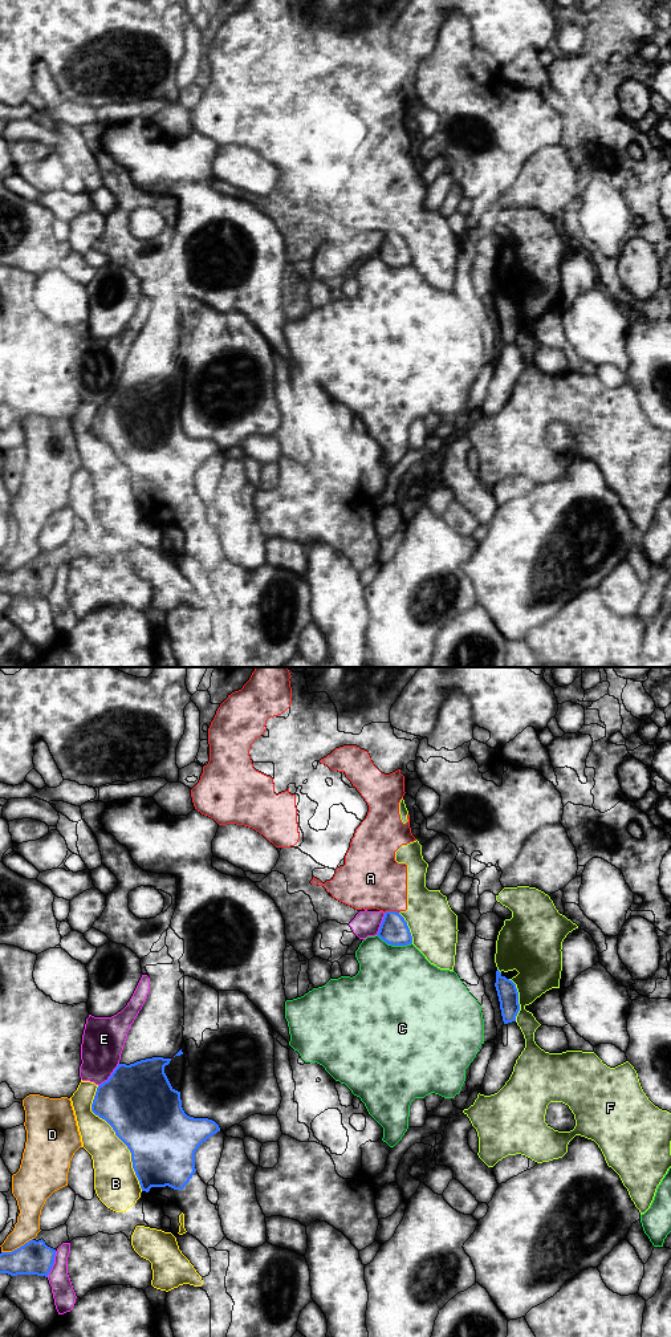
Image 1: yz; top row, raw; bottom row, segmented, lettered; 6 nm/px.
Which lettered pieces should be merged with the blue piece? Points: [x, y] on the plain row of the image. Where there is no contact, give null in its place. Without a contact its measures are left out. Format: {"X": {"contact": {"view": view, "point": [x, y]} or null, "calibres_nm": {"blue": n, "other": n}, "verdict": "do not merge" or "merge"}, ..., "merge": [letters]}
{"A": {"contact": {"view": "yz", "point": [391, 232]}, "calibres_nm": {"blue": 170, "other": 360}, "verdict": "do not merge"}, "B": {"contact": {"view": "yz", "point": [117, 456]}, "calibres_nm": {"blue": 440, "other": 260}, "verdict": "do not merge"}, "C": {"contact": {"view": "yz", "point": [394, 265]}, "calibres_nm": {"blue": 170, "other": 480}, "verdict": "do not merge"}, "D": {"contact": {"view": "yz", "point": [17, 569]}, "calibres_nm": {"blue": 200, "other": 140}, "verdict": "do not merge"}, "E": {"contact": {"view": "yz", "point": [110, 397]}, "calibres_nm": {"blue": 440, "other": 260}, "verdict": "do not merge"}, "F": {"contact": {"view": "yz", "point": [517, 320]}, "calibres_nm": {"blue": 130, "other": 280}, "verdict": "do not merge"}, "merge": []}

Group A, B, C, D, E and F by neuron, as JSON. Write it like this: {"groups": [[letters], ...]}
{"groups": [["A", "F"], ["B"], ["C"], ["D"], ["E"]]}

